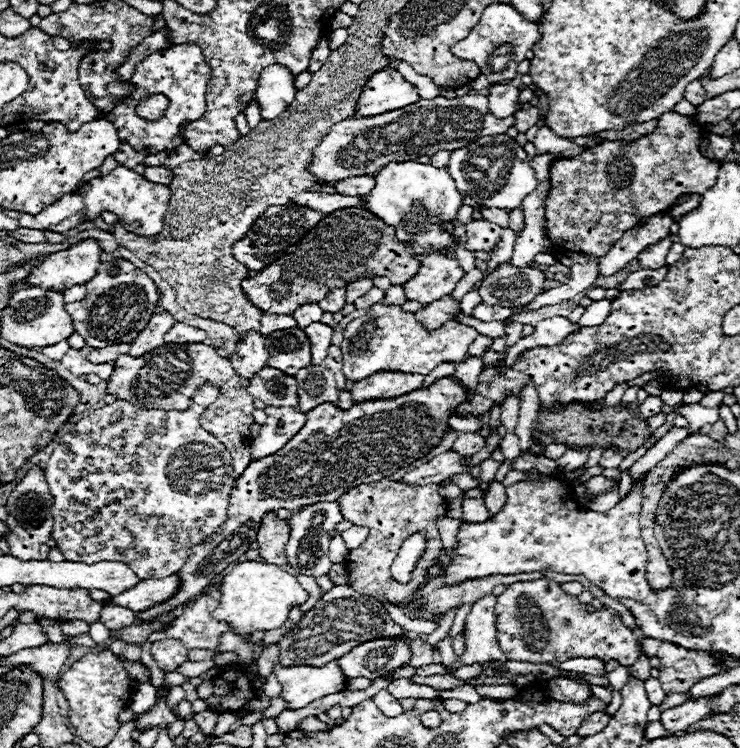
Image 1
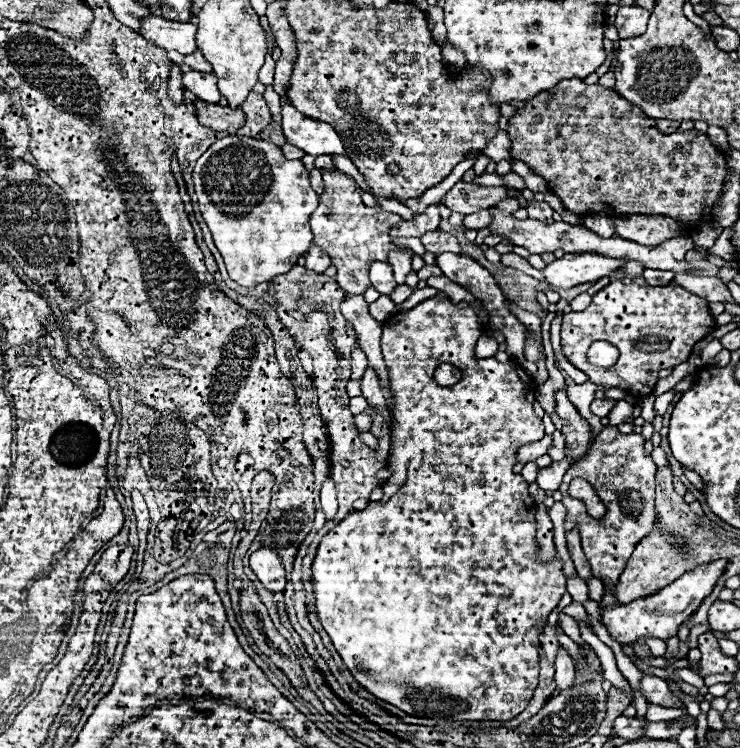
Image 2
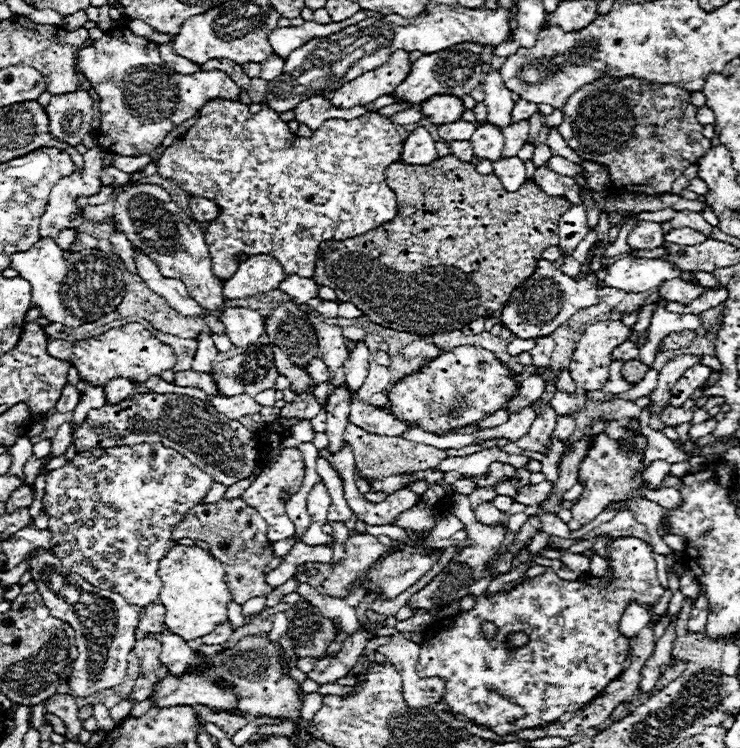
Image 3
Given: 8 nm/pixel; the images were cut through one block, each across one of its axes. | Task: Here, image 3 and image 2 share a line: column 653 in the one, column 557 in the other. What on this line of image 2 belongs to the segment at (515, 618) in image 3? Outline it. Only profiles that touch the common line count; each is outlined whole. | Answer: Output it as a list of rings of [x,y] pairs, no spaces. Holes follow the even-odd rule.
[[[444,292],[436,294],[434,298],[422,300],[408,312],[392,314],[384,322],[382,356],[388,366],[390,390],[392,390],[392,418],[388,426],[390,430],[388,468],[392,470],[392,476],[384,482],[384,498],[378,502],[370,502],[364,510],[348,514],[338,526],[334,526],[322,538],[318,552],[314,556],[314,562],[312,562],[312,594],[314,594],[316,614],[318,614],[322,628],[330,636],[334,648],[342,656],[346,668],[360,682],[360,686],[364,686],[370,694],[396,706],[408,716],[416,716],[416,718],[442,716],[448,722],[460,722],[460,720],[506,722],[506,720],[516,718],[516,714],[520,714],[528,706],[538,686],[538,670],[540,670],[538,636],[542,634],[546,626],[548,614],[558,606],[560,598],[566,594],[566,578],[562,574],[562,560],[554,558],[552,562],[538,562],[536,504],[528,492],[528,482],[522,478],[521,474],[512,472],[518,448],[544,438],[542,418],[536,418],[532,410],[536,384],[514,362],[502,364],[496,358],[476,360],[475,346],[482,332],[484,332],[484,326],[478,322],[476,308],[472,308],[466,302],[452,304]],[[442,362],[450,362],[462,370],[462,380],[458,384],[444,388],[432,382],[432,372]]]

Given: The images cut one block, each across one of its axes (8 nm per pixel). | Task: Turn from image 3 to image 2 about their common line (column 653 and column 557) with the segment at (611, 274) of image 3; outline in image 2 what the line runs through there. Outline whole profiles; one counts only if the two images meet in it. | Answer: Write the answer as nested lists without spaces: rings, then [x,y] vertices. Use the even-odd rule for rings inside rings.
[[[590,252],[564,254],[564,258],[558,258],[552,264],[548,264],[546,268],[542,268],[542,274],[550,288],[568,290],[578,284],[596,282],[620,266],[624,266],[622,260],[606,258],[606,256],[590,254]]]

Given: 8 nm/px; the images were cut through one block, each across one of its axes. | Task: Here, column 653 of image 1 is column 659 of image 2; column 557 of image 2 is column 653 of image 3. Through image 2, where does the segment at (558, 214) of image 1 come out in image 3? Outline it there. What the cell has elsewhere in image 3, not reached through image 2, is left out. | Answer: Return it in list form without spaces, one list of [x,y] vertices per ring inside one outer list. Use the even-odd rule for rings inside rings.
[[[598,78],[576,90],[564,104],[562,114],[564,122],[558,128],[560,136],[580,158],[604,164],[618,192],[648,196],[670,192],[672,182],[712,148],[712,142],[702,136],[702,124],[696,120],[696,108],[690,102],[690,94],[676,86],[652,86],[638,78]]]

